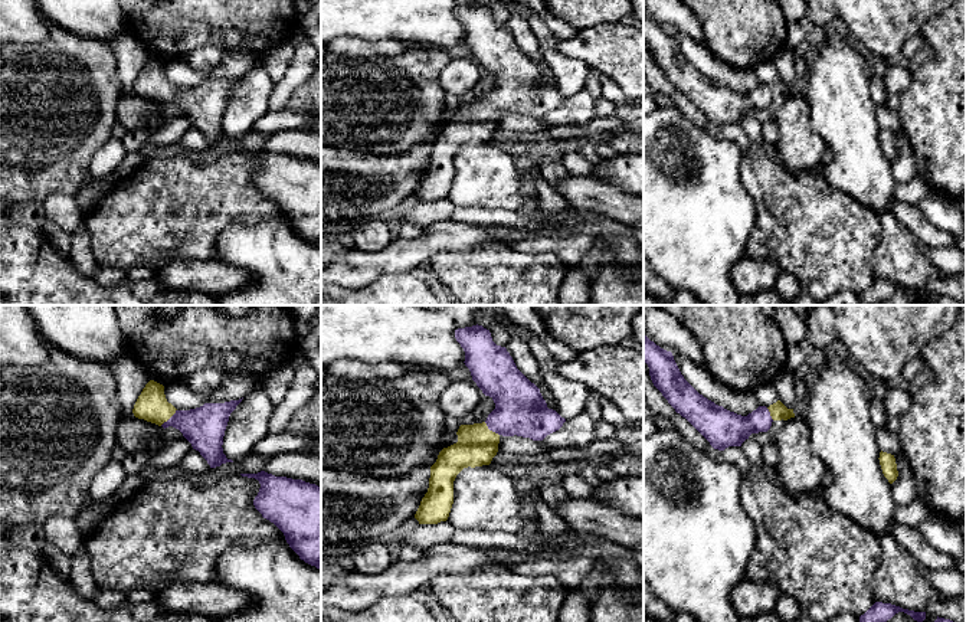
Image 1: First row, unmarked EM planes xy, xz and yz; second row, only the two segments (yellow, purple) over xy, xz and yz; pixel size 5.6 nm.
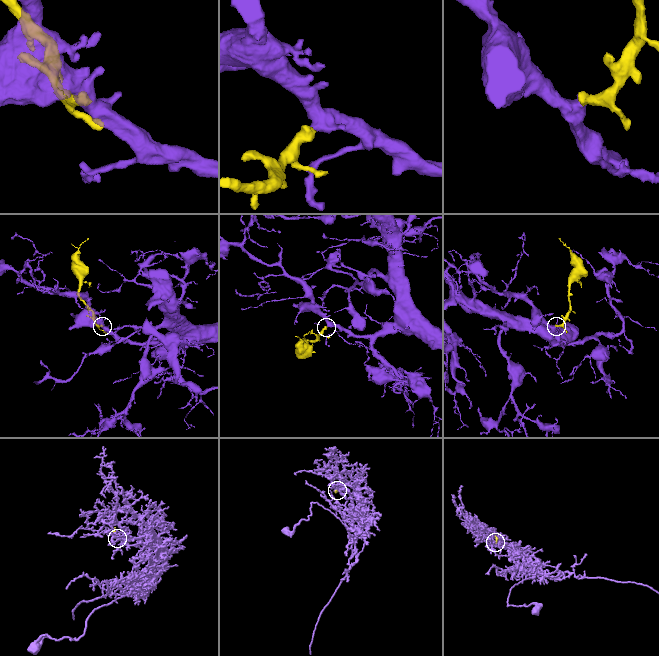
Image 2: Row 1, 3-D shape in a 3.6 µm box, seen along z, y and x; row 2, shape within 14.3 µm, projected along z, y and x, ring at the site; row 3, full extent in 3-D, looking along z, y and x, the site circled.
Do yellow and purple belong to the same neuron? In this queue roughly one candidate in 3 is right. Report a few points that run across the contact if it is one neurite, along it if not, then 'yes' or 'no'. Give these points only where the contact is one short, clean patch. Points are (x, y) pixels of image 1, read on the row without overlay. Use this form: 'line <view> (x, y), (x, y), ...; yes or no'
line xy (151, 82), (169, 95), (203, 104); yes

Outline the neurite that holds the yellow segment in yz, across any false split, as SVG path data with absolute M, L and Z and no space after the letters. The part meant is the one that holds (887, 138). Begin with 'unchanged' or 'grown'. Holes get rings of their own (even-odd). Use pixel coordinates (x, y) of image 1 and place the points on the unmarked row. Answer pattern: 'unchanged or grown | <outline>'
unchanged | M881 128L878 137L880 137L880 143L884 154L888 157L890 161L893 161L898 154L894 132Z

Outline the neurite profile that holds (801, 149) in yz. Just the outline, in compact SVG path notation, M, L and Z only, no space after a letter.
M787 96L773 117L779 130L776 148L785 167L790 171L812 171L819 166L828 147L811 128L806 98Z

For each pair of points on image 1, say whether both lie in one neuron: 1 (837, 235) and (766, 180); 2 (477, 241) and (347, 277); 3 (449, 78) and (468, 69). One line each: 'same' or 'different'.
1: same
2: same
3: same

